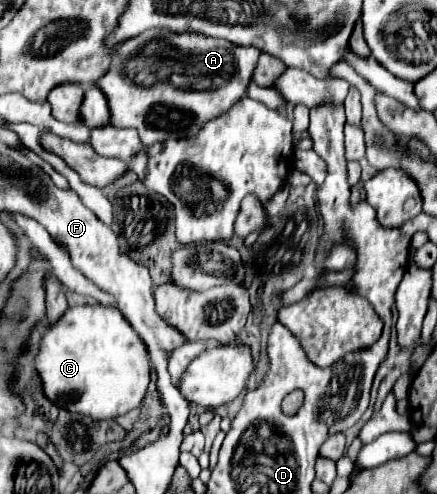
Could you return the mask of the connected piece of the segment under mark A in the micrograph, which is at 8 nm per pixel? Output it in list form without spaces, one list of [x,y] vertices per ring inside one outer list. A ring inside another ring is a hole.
[[[152,28],[122,42],[112,52],[106,74],[96,82],[102,92],[96,86],[84,86],[82,92],[78,84],[66,82],[50,90],[48,102],[54,118],[60,122],[78,124],[78,108],[82,104],[84,126],[104,126],[110,118],[112,126],[134,128],[142,146],[148,148],[154,142],[164,142],[172,136],[184,138],[198,134],[202,122],[224,114],[232,104],[246,96],[252,70],[252,82],[258,86],[270,86],[282,74],[282,70],[286,70],[282,60],[270,54],[258,56],[260,50],[252,46],[244,48],[202,34],[174,34],[162,28]]]

